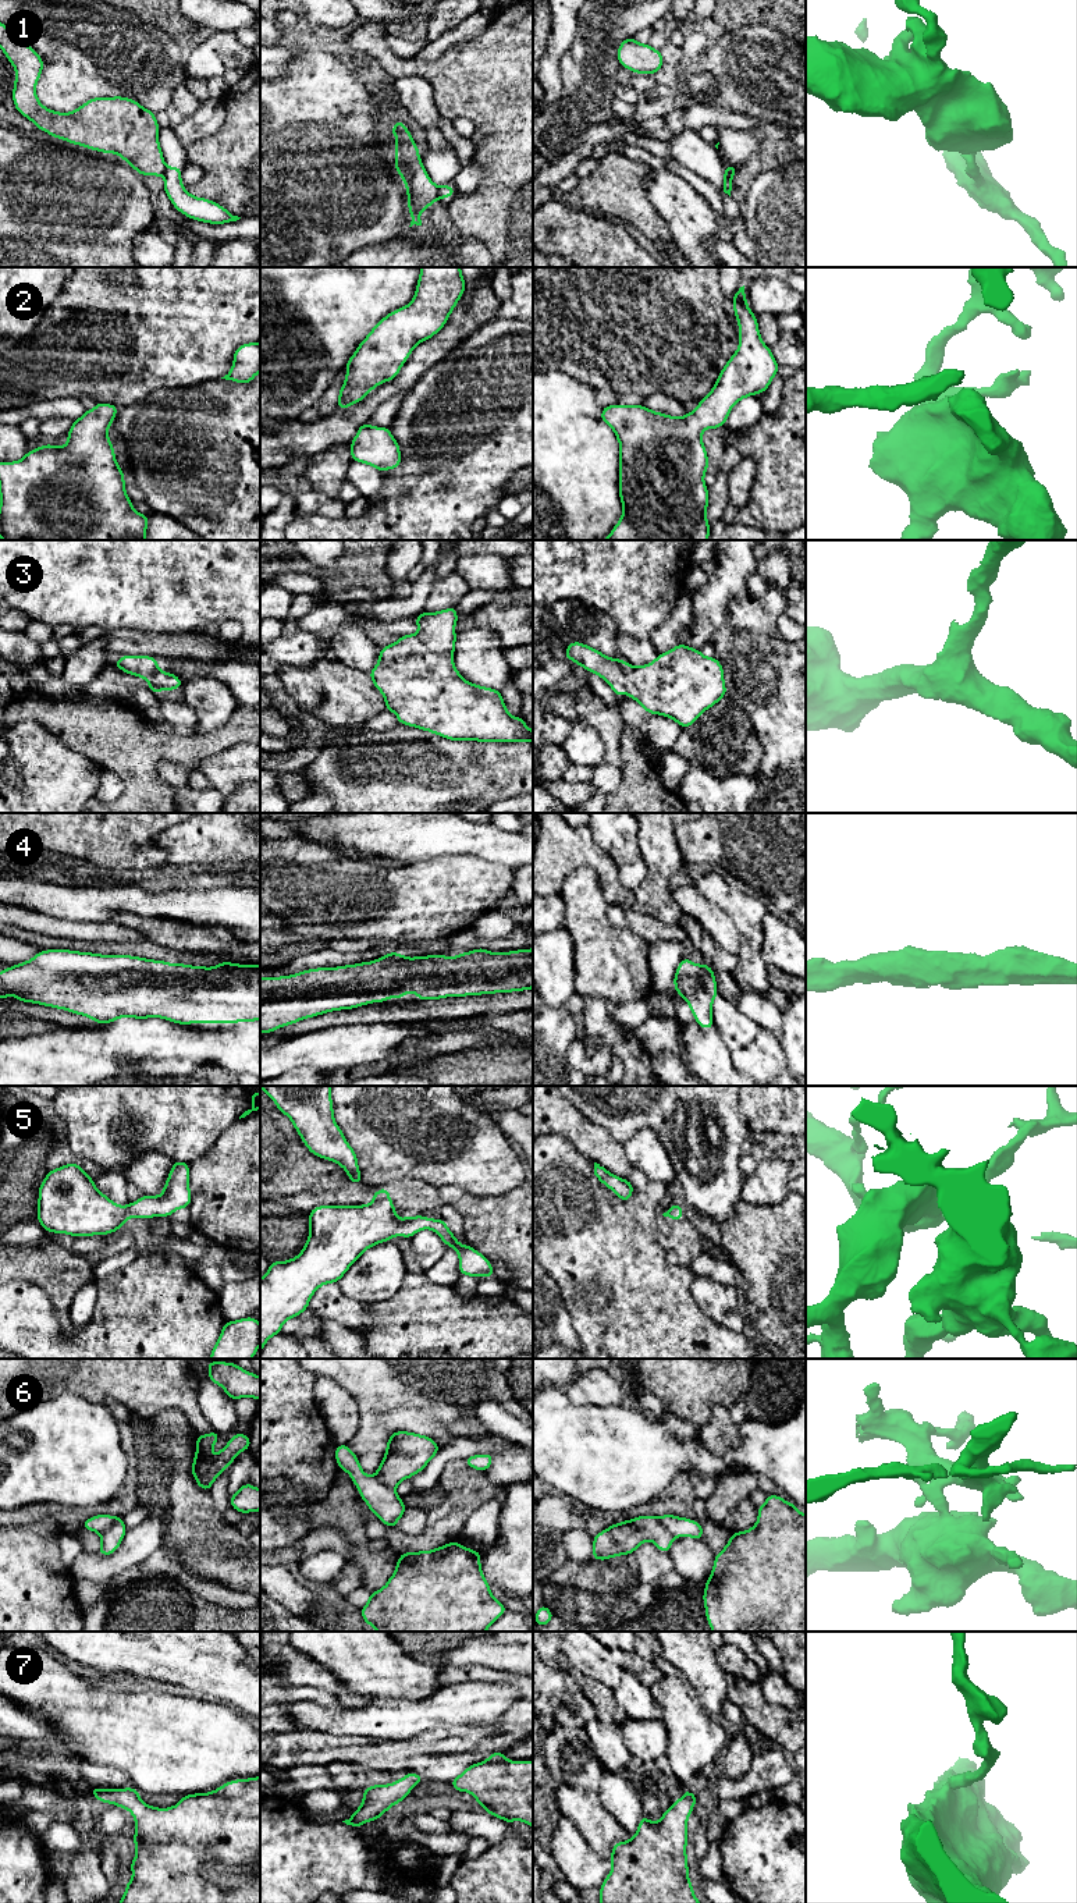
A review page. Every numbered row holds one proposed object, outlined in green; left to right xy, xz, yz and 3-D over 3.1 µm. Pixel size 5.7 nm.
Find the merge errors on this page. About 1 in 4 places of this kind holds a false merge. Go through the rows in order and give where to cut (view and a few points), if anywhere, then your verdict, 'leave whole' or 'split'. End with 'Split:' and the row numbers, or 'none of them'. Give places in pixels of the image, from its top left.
1: xz (437, 187), (439, 198) | split
2: no cut | leave whole
3: no cut | leave whole
4: no cut | leave whole
5: no cut | leave whole
6: xz (375, 1474), (394, 1490) | split
7: no cut | leave whole
Split: 1, 6

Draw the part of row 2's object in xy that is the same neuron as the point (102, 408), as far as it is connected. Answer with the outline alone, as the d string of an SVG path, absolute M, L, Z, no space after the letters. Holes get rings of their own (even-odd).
M97 402L93 409L86 412L72 422L67 433L68 443L61 447L43 444L39 448L31 450L24 458L14 462L0 462L0 537L3 540L146 540L146 529L149 516L134 510L132 503L125 491L125 480L122 468L117 464L114 447L107 436L107 430L118 412L118 406Z

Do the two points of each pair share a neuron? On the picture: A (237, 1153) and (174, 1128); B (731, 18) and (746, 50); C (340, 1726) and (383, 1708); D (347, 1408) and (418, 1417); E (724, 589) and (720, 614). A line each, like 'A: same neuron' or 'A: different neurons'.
A: different neurons
B: different neurons
C: same neuron
D: different neurons
E: same neuron

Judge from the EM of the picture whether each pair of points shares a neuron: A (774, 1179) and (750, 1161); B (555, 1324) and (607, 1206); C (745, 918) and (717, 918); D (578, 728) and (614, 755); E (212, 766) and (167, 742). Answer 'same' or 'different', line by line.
A: different
B: different
C: different
D: different
E: different

